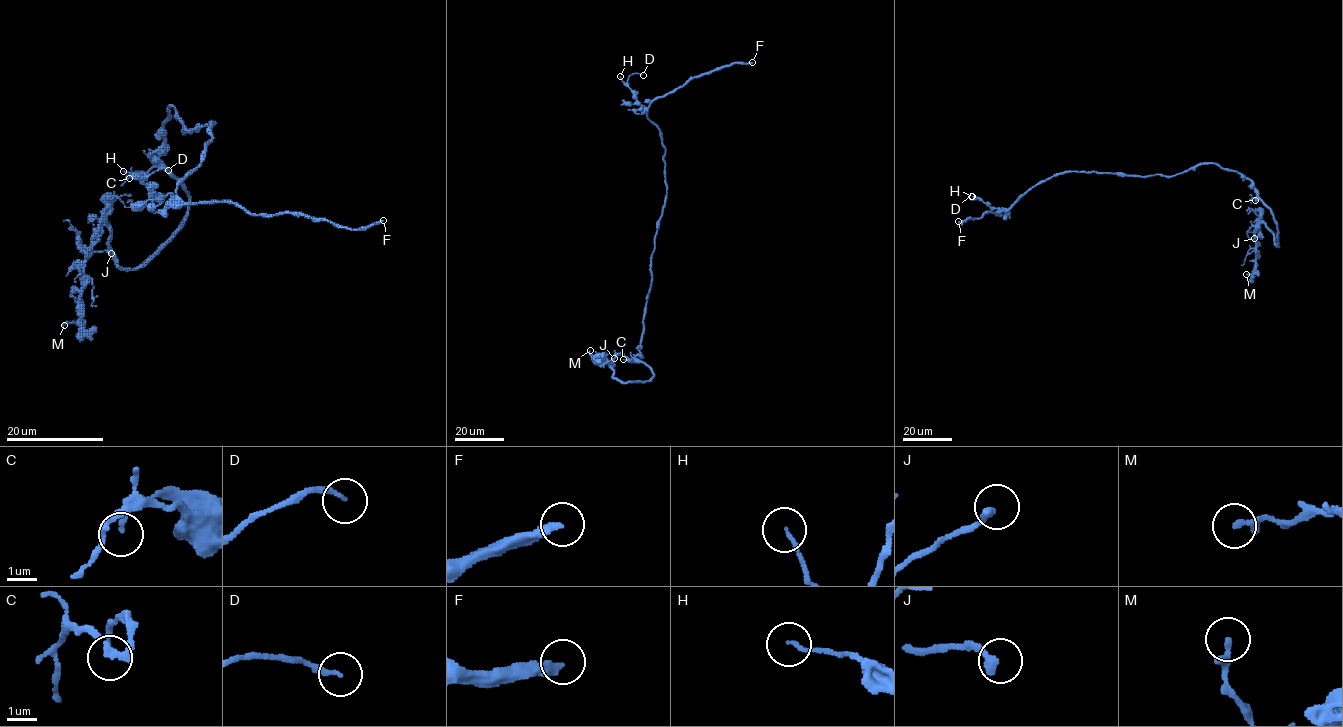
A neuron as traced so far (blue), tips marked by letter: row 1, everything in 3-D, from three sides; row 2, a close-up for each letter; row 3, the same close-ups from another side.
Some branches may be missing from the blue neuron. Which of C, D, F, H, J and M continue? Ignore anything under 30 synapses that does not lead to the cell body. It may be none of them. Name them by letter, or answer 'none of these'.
F

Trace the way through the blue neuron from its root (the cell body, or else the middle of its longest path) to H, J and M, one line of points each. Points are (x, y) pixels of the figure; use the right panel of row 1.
H: (1159, 175), (1133, 176), (1095, 171), (1061, 172), (1029, 188), (1008, 208), (991, 208), (972, 196)
J: (1159, 175), (1208, 163), (1239, 172), (1270, 209), (1278, 246), (1263, 223), (1254, 238)
M: (1159, 175), (1215, 163), (1250, 180), (1272, 214), (1278, 246), (1261, 223), (1257, 273), (1246, 274)

